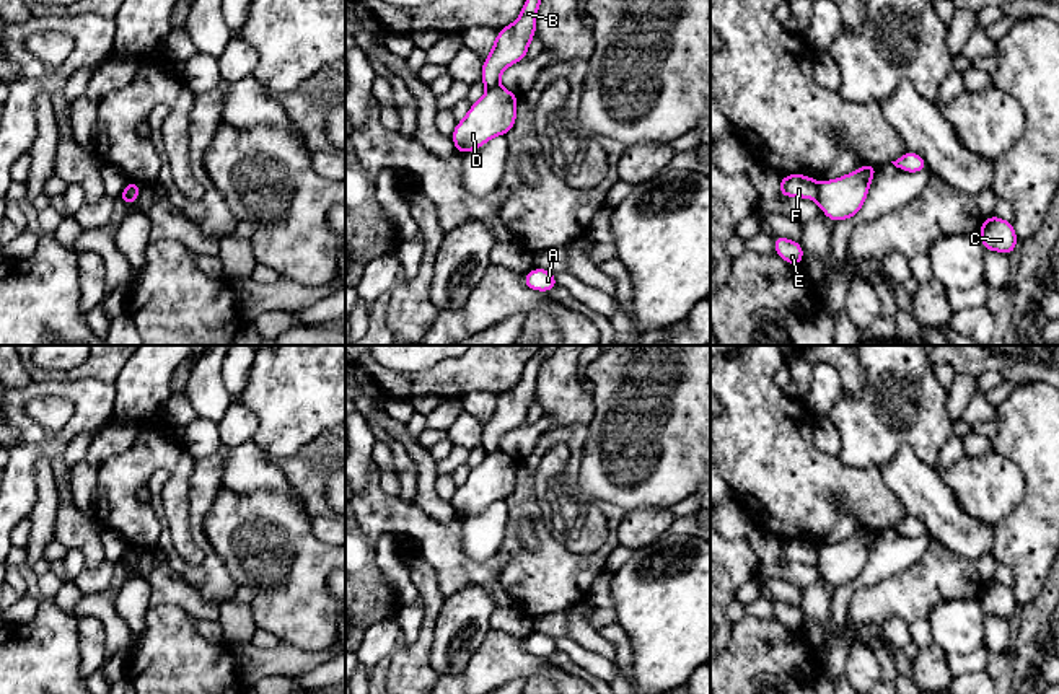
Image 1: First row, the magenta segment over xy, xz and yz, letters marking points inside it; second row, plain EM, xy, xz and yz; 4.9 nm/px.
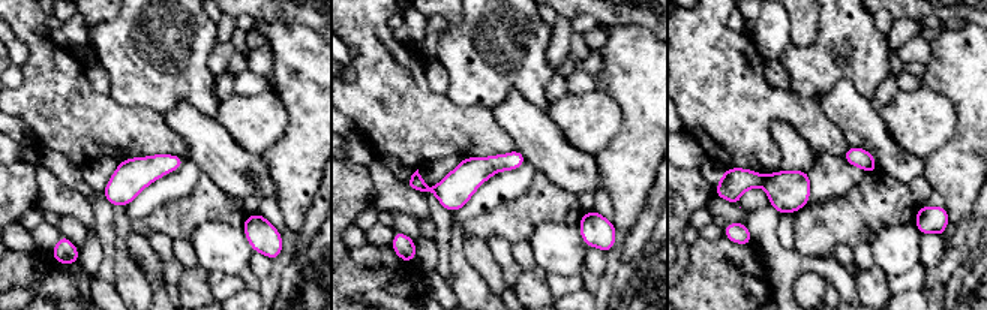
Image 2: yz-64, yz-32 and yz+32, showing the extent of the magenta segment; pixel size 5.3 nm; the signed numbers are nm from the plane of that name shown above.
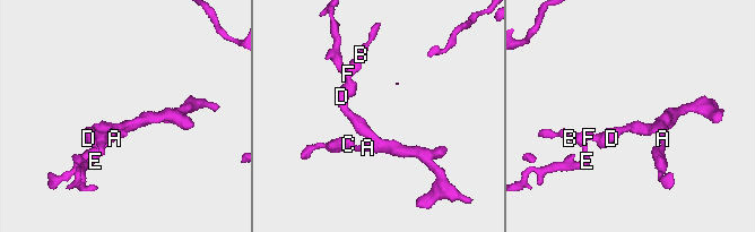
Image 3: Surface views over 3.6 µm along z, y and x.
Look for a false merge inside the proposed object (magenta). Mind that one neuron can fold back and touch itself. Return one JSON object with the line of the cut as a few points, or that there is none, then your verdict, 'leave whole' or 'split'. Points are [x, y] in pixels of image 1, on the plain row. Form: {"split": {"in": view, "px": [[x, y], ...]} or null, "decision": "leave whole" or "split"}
{"split": {"in": "yz", "px": [[818, 549], [818, 561], [815, 564]]}, "decision": "split"}

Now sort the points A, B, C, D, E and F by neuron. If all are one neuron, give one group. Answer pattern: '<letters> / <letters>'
A C D / B E F

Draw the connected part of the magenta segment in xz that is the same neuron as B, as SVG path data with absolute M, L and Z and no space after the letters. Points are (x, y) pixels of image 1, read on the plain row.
M538 352L526 362L518 384L500 394L490 420L482 427L481 446L486 453L499 451L502 437L526 424L528 411L536 398L536 378L543 363L544 357Z

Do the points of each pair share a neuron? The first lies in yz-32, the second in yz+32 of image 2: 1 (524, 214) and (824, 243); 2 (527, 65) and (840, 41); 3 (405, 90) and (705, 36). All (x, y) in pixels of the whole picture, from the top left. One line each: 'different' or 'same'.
1: same
2: same
3: same

